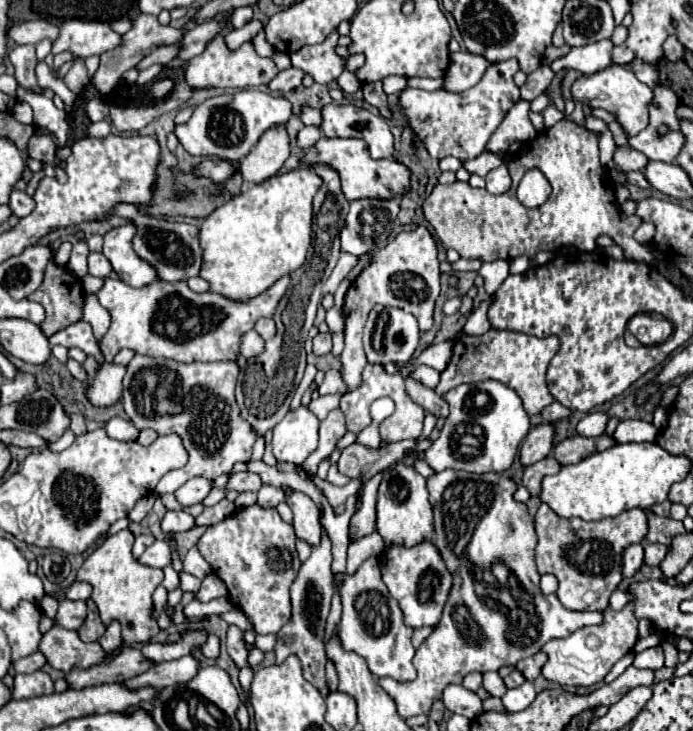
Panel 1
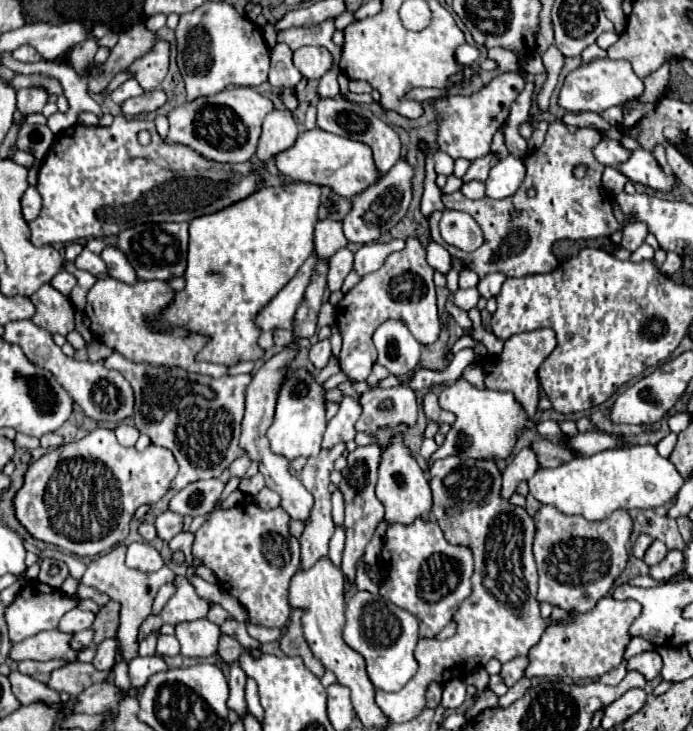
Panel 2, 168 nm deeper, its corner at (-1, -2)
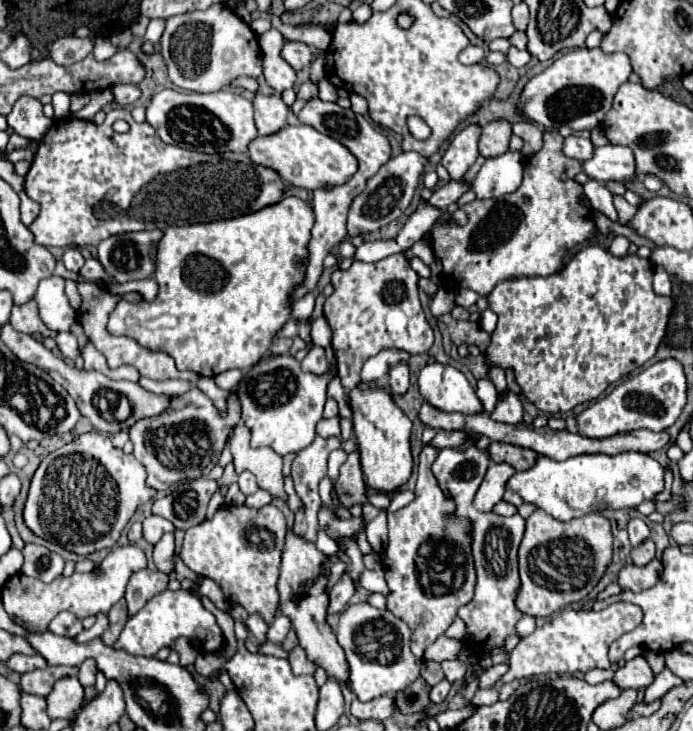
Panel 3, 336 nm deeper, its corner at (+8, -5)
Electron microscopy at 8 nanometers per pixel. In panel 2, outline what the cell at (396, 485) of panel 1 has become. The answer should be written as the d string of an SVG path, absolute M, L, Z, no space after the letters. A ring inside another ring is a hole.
M394 435L390 443L382 449L380 469L378 469L378 483L376 483L376 497L386 507L386 521L394 523L412 523L412 519L428 519L432 509L432 491L428 485L428 479L424 477L424 471L412 457L410 449L404 445L404 435Z

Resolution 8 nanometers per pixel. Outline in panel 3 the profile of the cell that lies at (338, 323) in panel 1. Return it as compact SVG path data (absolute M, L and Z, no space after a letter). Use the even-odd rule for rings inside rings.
M327 348L327 360L331 362L331 370L321 376L305 374L299 362L289 354L261 360L243 372L243 378L237 384L237 394L241 400L241 420L251 428L251 446L269 446L285 456L289 452L299 452L313 442L315 426L323 418L327 382L335 378L335 354L331 348Z

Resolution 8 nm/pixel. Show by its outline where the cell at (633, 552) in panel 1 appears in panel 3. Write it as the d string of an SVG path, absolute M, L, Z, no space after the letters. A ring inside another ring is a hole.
M633 518L629 520L629 542L631 546L639 546L643 540L649 538L649 528L641 518Z

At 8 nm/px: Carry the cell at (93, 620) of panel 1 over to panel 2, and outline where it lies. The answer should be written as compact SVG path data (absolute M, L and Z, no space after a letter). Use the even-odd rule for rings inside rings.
M110 601L106 607L100 609L100 613L96 615L96 621L92 625L92 629L96 631L94 645L100 645L104 639L116 639L118 615L120 615L120 603L116 603L116 601Z

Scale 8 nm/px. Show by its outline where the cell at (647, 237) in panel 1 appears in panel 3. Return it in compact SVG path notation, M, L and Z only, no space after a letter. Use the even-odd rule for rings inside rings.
M615 236L613 242L611 242L611 246L609 246L609 252L611 252L613 256L625 256L629 244L631 244L629 238L625 238L625 236Z

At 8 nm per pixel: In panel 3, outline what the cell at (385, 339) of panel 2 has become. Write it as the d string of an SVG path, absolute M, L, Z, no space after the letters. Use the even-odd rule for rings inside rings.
M397 362L389 370L389 386L395 394L403 394L409 388L409 366L407 362Z

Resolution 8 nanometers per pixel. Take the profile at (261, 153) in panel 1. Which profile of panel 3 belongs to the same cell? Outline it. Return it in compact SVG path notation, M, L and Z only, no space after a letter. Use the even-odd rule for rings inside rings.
M257 92L253 106L255 106L255 126L259 130L259 136L275 134L275 130L281 130L287 124L289 108L281 100L281 96L265 96Z

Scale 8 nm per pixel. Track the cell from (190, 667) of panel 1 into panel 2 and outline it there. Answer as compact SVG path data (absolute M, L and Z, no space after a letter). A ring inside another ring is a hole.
M96 683L96 685L86 687L76 697L76 705L74 705L72 713L88 713L88 715L102 713L108 707L116 709L118 701L120 701L120 695L116 695L116 687L114 685L110 685L110 683Z

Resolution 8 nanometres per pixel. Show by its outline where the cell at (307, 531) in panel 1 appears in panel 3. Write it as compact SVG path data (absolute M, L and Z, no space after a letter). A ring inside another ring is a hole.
M239 424L231 434L231 454L235 472L241 474L245 470L253 472L259 488L267 490L273 498L287 500L287 492L283 490L283 474L281 474L281 456L271 448L251 448L251 430Z

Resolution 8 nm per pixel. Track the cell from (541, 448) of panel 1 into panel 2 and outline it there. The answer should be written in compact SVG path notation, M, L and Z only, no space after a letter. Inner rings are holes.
M524 447L504 469L502 473L502 489L500 489L500 497L510 499L510 495L514 493L516 485L524 479L530 479L534 473L538 471L538 459L536 453L530 447Z

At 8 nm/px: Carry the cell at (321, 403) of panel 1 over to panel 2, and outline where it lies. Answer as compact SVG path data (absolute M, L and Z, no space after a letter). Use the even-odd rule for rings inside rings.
M408 239L406 249L390 253L384 265L360 279L342 301L336 305L336 325L344 339L340 353L340 369L352 381L366 381L370 369L376 361L376 347L372 343L372 333L388 319L398 319L406 323L410 333L418 343L430 345L440 335L440 321L436 309L436 287L432 281L434 269L426 263L426 251L418 239Z

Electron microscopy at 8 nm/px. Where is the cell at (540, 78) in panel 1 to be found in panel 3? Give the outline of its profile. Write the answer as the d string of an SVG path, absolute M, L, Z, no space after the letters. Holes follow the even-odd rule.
M499 118L483 126L481 138L479 138L479 152L485 158L499 156L509 150L509 138L511 138L511 122Z

